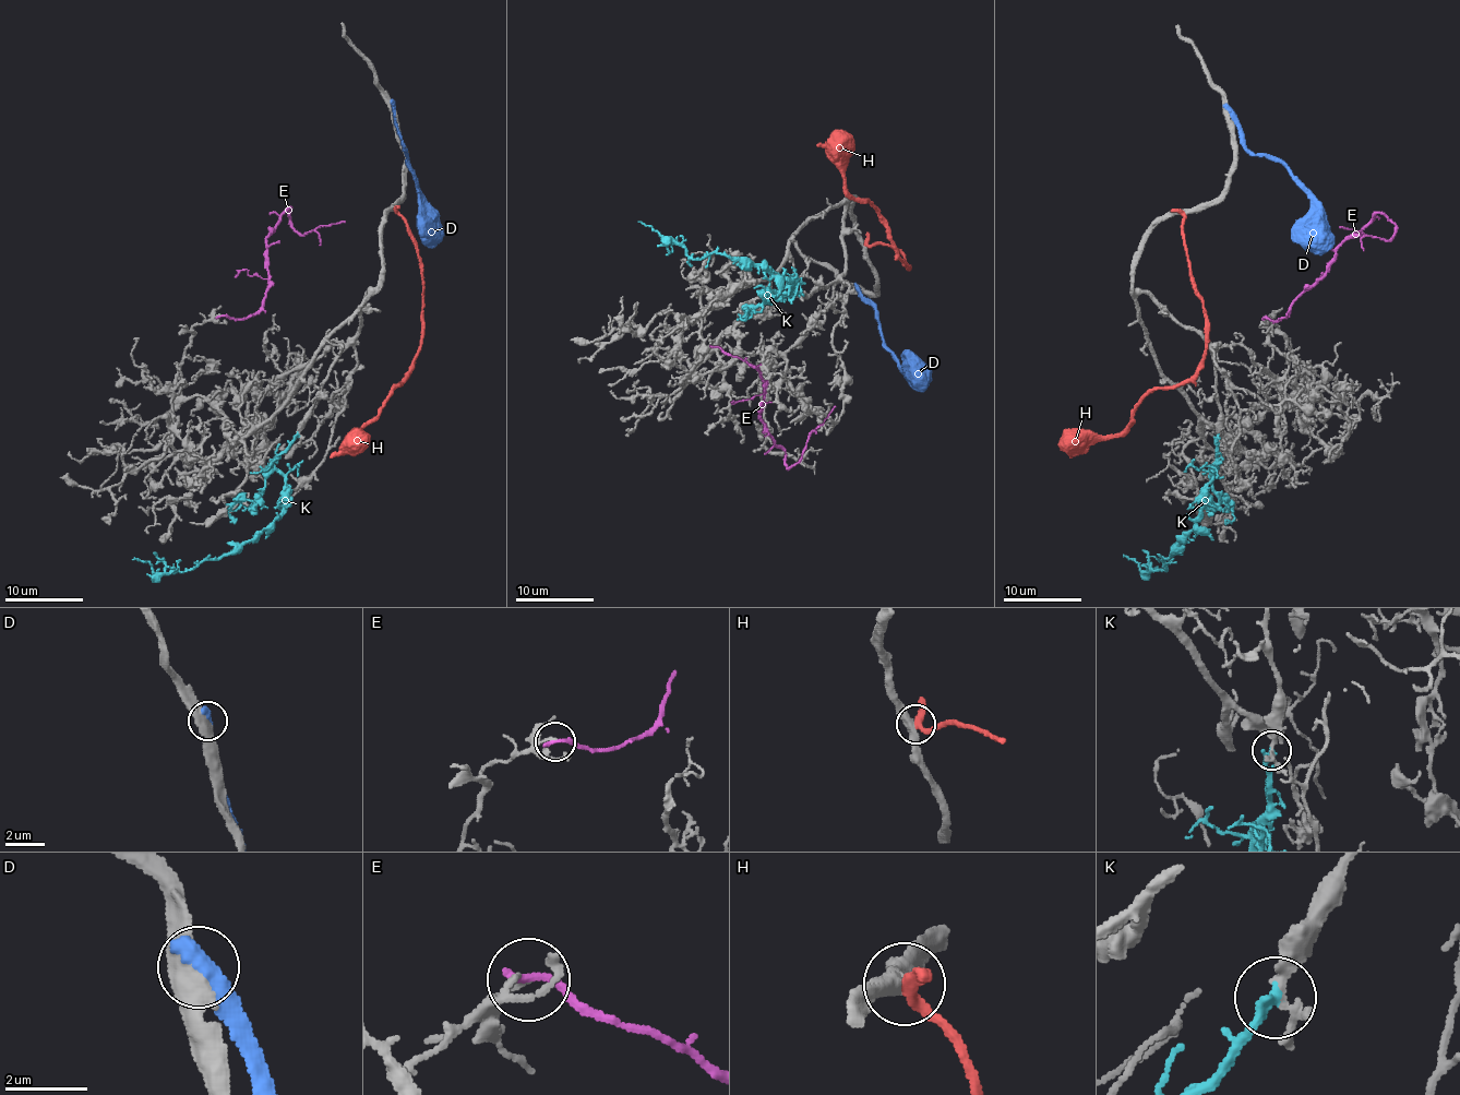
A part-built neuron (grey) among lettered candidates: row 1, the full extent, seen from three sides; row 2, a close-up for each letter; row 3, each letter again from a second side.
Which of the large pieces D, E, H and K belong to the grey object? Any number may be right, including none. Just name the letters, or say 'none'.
K

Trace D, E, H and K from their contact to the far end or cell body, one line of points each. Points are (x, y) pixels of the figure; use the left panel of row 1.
D: (393, 106), (406, 162), (419, 193), (419, 223), (437, 244)
E: (220, 316), (244, 319), (260, 309), (268, 277), (266, 240), (290, 207), (291, 227), (300, 235), (345, 223)
H: (394, 207), (411, 237), (422, 272), (419, 354), (381, 409), (366, 421), (337, 455), (330, 457)
K: (298, 436), (273, 464), (285, 476), (286, 506), (251, 539), (170, 573), (132, 560)

